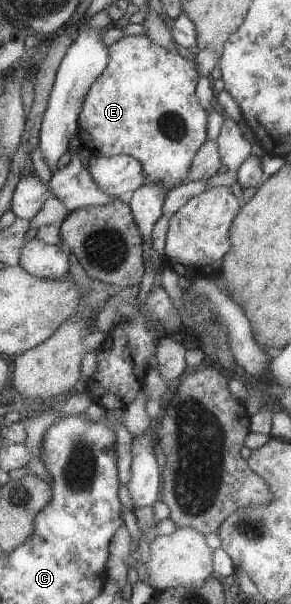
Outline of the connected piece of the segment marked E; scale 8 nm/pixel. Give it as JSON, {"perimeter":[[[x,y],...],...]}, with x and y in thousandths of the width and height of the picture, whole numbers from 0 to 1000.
{"perimeter":[[[509,56],[423,60],[375,78],[378,101],[296,159],[268,197],[268,227],[320,257],[433,255],[495,273],[498,303],[557,303],[570,323],[653,290],[660,267],[715,230],[718,194],[674,161],[677,101],[536,75]]]}

